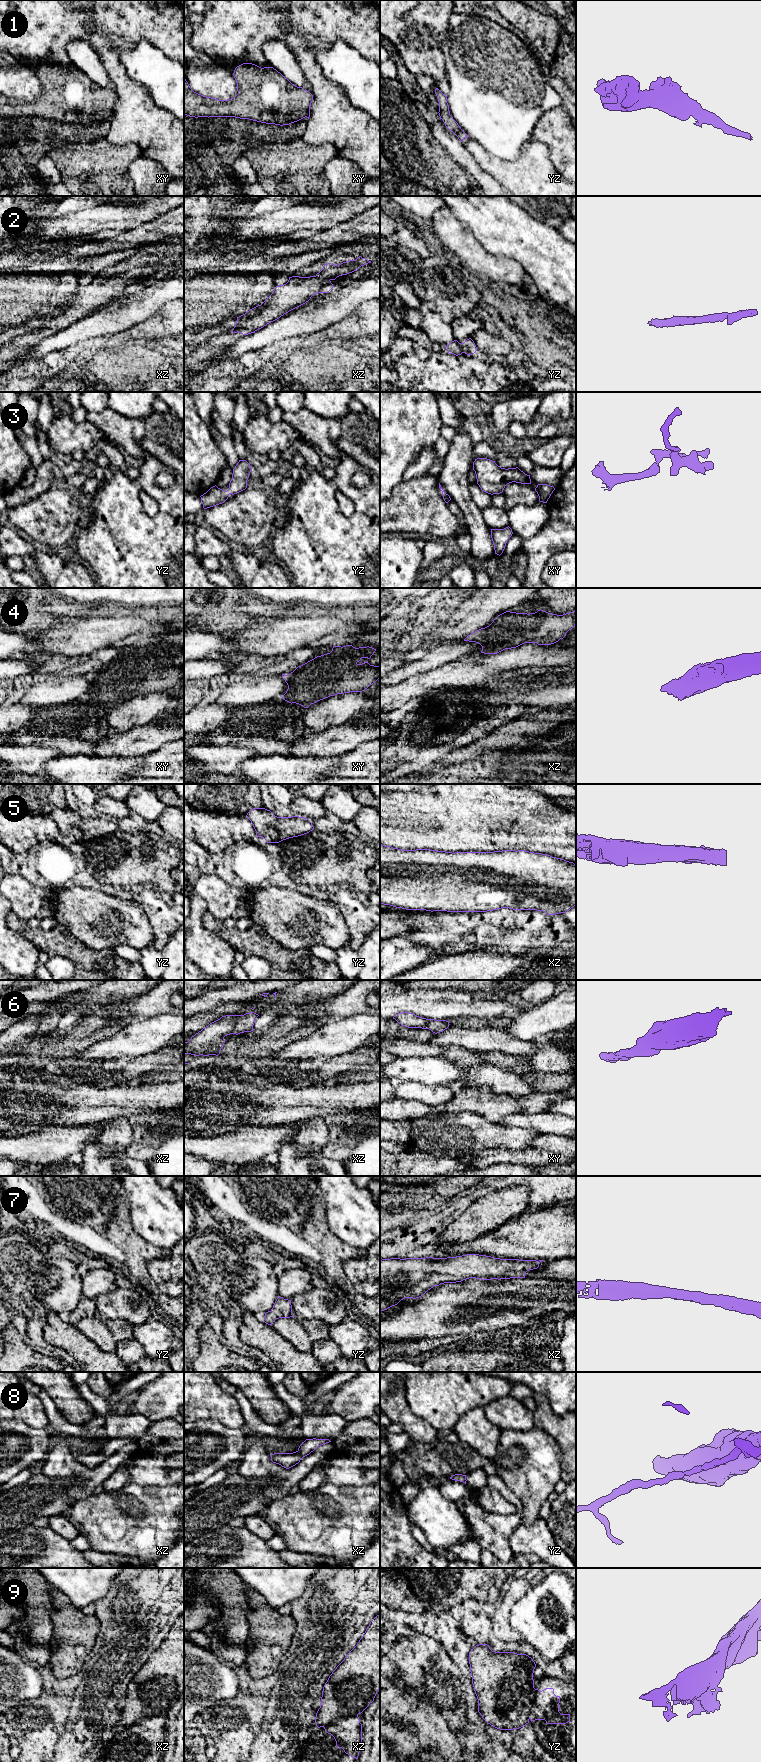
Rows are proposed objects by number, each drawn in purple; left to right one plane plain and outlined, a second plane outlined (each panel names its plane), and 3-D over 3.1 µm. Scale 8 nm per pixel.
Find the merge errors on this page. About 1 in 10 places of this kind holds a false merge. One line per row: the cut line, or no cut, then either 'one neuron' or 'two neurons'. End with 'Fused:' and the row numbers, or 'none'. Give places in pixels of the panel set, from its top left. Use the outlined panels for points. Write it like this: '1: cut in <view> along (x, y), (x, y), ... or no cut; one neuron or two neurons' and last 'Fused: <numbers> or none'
1: no cut; one neuron
2: no cut; one neuron
3: no cut; one neuron
4: no cut; one neuron
5: no cut; one neuron
6: no cut; one neuron
7: no cut; one neuron
8: no cut; one neuron
9: no cut; one neuron
Fused: none

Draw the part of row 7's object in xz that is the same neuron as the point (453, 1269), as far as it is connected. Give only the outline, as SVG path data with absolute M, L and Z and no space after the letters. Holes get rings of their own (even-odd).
M467 1254L456 1257L447 1258L390 1258L380 1260L380 1311L397 1305L405 1298L419 1298L434 1286L439 1286L444 1283L456 1283L469 1278L482 1280L491 1279L510 1279L510 1278L525 1278L525 1273L529 1270L537 1269L543 1260L519 1260L519 1259L500 1259L486 1255Z

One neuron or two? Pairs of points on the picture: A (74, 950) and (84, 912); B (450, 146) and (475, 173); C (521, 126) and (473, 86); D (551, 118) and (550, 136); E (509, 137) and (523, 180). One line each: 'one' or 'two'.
A: two
B: one
C: one
D: one
E: two

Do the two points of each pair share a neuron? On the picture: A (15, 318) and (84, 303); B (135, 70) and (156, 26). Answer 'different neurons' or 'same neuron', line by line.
A: different neurons
B: different neurons

